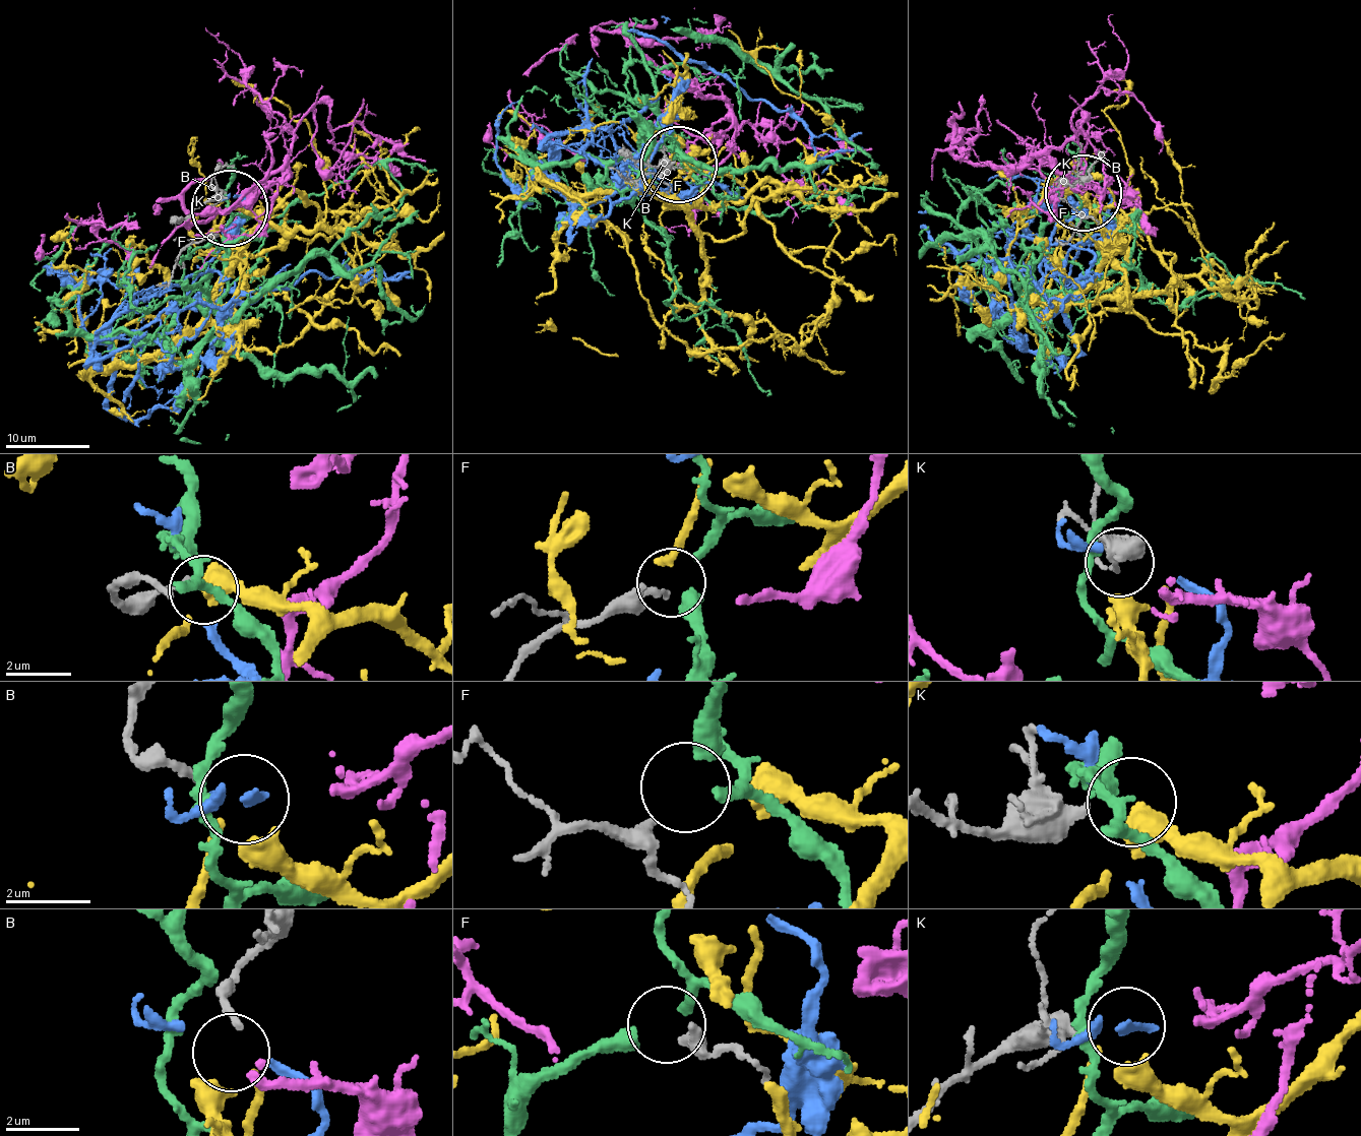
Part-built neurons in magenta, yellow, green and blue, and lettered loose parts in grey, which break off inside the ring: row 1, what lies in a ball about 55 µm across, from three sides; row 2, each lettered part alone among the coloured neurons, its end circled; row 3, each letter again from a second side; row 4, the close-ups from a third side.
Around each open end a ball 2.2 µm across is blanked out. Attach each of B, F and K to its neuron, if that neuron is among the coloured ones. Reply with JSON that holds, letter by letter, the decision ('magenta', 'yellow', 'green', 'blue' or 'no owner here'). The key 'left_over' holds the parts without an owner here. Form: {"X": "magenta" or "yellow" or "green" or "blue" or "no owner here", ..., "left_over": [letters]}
{"B": "yellow", "F": "green", "K": "no owner here", "left_over": ["K"]}

